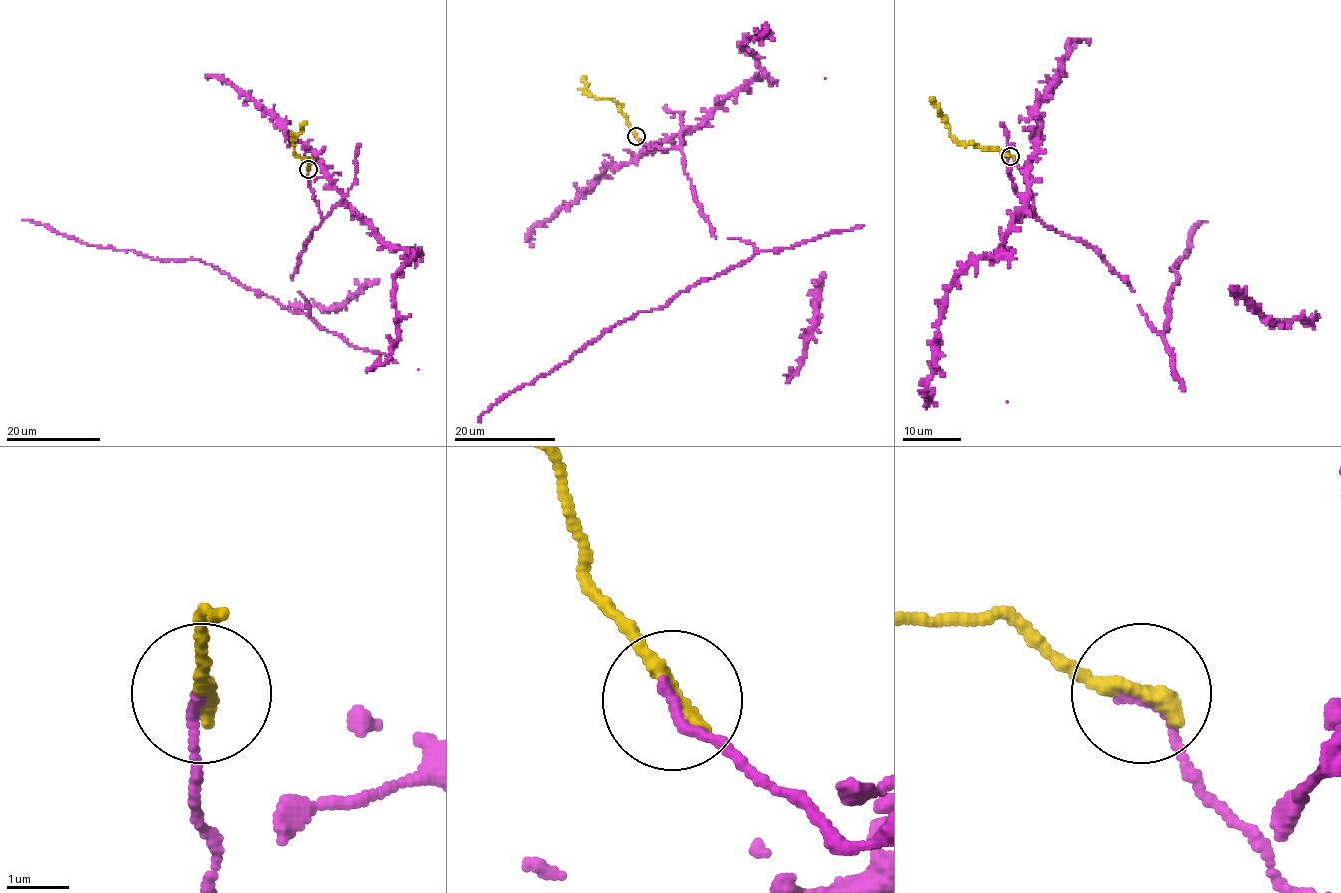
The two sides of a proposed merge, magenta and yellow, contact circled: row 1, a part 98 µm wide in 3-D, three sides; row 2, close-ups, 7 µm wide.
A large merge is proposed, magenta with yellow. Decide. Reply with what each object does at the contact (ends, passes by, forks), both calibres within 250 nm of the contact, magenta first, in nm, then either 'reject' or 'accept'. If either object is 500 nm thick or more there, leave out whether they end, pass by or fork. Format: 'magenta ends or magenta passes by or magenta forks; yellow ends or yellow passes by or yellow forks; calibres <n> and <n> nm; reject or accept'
magenta ends; yellow ends; calibres 170 and 320 nm; accept

